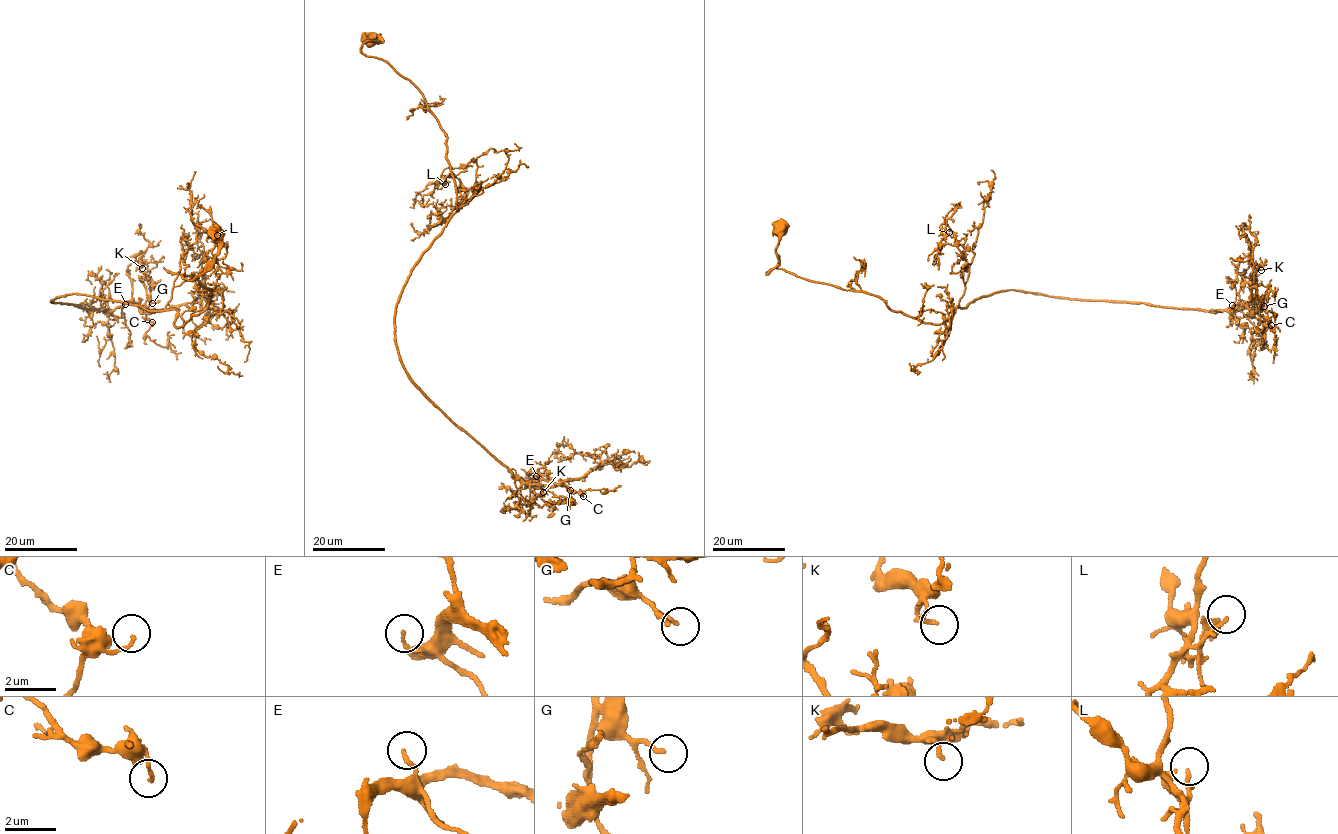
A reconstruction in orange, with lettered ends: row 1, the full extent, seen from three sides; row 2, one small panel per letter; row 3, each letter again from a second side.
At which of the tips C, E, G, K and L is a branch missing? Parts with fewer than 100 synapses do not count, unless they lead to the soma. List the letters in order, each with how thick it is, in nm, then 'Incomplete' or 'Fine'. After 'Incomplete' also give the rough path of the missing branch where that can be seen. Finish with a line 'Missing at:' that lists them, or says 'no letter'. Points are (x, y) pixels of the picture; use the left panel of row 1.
C: Thickness 110 nm. Fine
E: Thickness 130 nm. Fine
G: Thickness 130 nm. Incomplete. Course of what is missing: (152, 303), (160, 306), (177, 287), (183, 268), (205, 259), (201, 244)
K: Thickness 150 nm. Fine
L: Thickness 110 nm. Fine
Missing at: G

